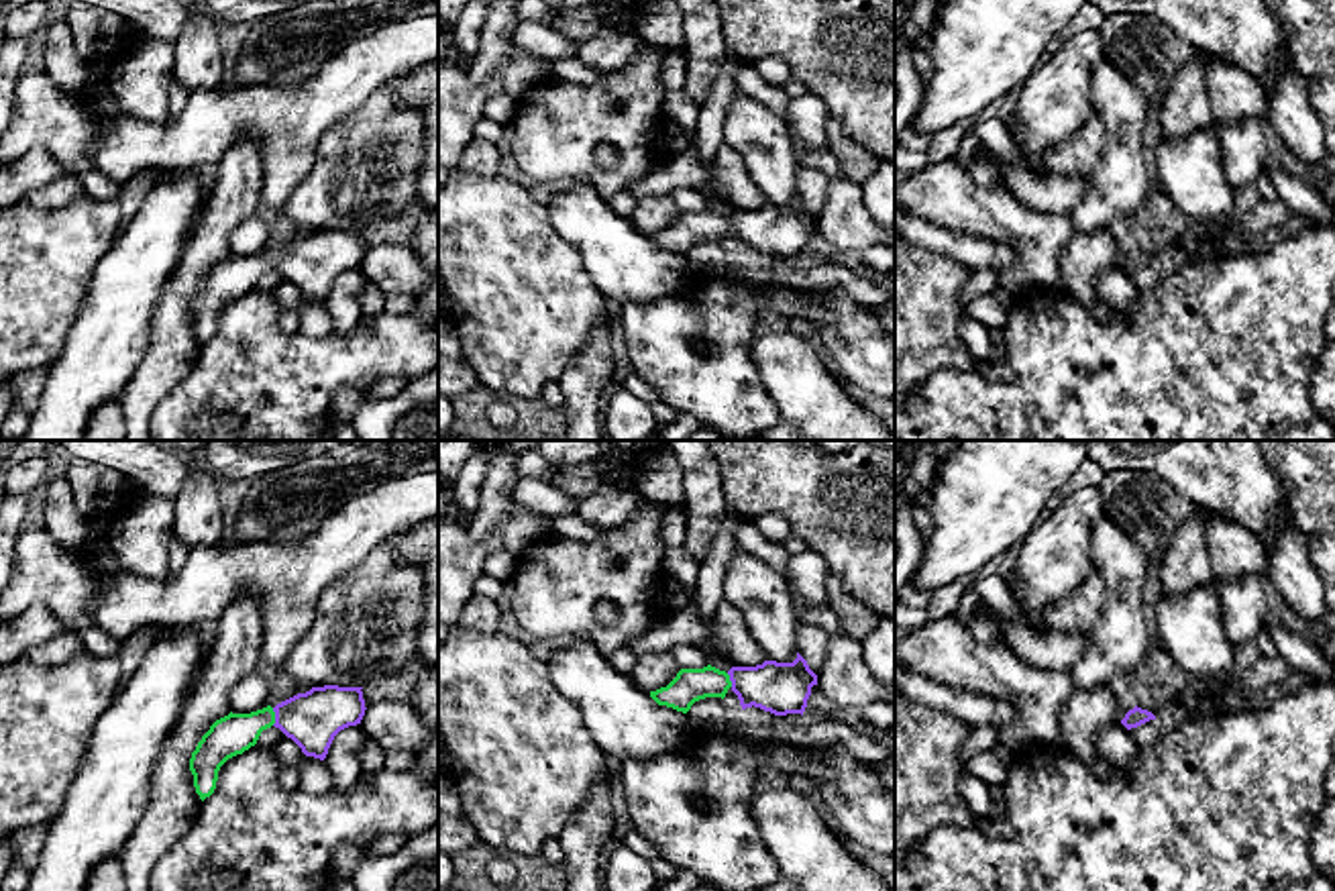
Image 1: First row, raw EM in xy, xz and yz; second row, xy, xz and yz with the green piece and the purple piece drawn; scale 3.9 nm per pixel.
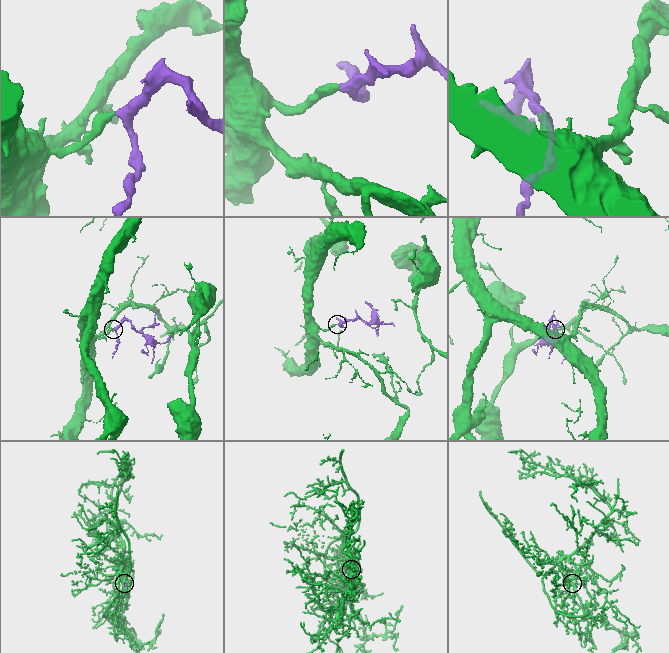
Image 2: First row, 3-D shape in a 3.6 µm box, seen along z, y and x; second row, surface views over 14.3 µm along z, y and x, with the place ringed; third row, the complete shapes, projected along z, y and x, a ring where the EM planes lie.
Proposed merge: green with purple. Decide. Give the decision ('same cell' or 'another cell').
same cell

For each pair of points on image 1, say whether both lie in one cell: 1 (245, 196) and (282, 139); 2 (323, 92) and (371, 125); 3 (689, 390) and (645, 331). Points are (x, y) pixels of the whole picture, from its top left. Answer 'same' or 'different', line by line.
1: different
2: different
3: same

